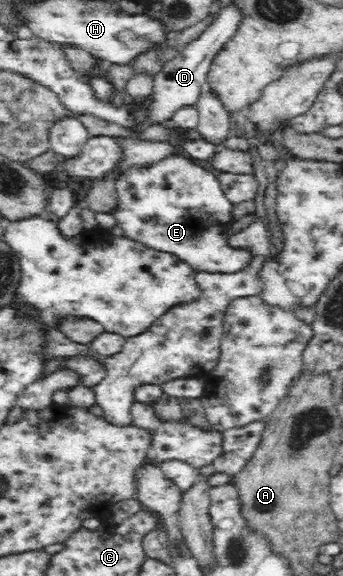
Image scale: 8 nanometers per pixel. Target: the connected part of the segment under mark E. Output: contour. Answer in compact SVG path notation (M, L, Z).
M185 155L173 156L170 159L163 160L162 163L155 164L154 167L147 168L146 171L133 171L129 173L129 177L125 180L119 181L116 185L117 192L119 193L119 207L117 207L117 213L114 217L119 222L119 226L124 230L125 236L132 241L141 243L145 247L150 249L155 249L161 253L169 253L182 261L189 264L196 272L199 269L211 270L211 273L239 273L250 268L251 265L255 265L258 261L259 255L255 254L255 251L249 249L231 249L226 243L226 234L224 231L228 229L233 222L232 208L234 204L227 199L226 194L223 192L223 187L221 182L219 182L219 177L215 177L211 171L199 167L193 163L193 159L185 159Z

